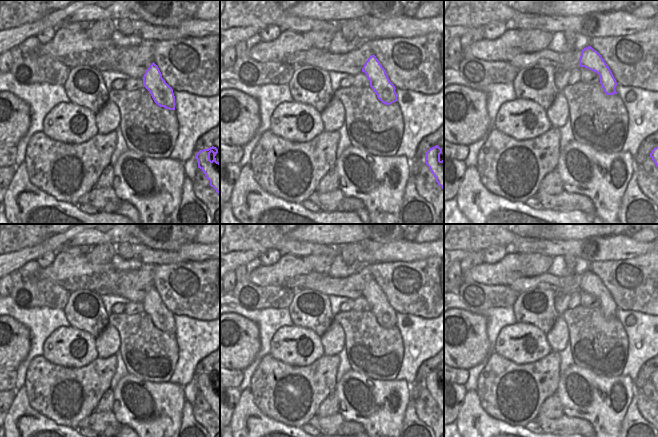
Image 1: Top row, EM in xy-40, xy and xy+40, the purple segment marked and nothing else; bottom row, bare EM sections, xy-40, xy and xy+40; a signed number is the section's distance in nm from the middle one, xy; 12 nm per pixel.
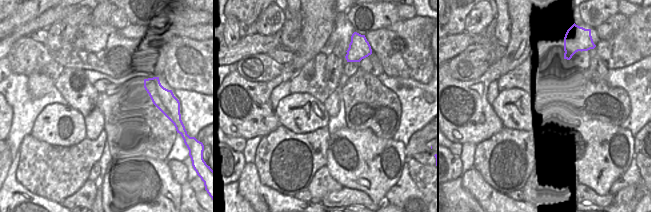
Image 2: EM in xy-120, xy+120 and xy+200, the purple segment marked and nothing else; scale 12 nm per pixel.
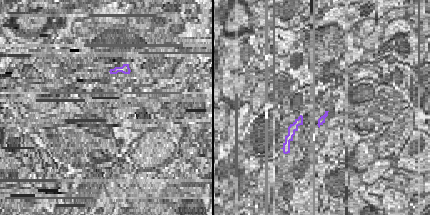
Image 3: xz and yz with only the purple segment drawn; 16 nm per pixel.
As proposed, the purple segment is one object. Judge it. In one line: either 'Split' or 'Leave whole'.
Leave whole.

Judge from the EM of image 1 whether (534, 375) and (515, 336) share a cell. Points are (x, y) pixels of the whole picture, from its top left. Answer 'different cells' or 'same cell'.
different cells

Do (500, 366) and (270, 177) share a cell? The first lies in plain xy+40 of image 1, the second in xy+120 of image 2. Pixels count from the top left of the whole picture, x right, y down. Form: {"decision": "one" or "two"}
{"decision": "one"}

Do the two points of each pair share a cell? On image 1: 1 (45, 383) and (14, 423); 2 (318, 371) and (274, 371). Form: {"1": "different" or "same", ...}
{"1": "different", "2": "same"}

